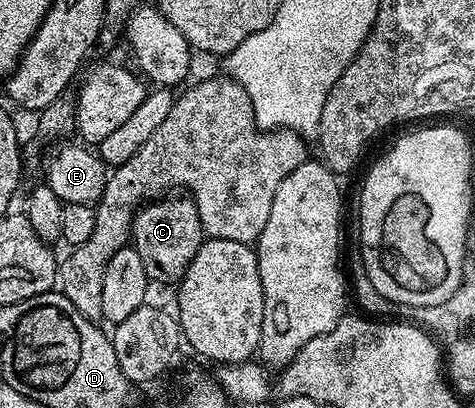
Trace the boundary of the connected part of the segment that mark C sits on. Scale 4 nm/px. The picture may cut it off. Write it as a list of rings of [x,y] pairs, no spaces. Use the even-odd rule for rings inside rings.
[[[163,196],[145,206],[134,216],[130,229],[132,245],[140,252],[144,272],[152,282],[177,284],[181,282],[188,264],[200,252],[204,241],[204,231],[200,216],[196,212],[194,199],[189,196]]]

